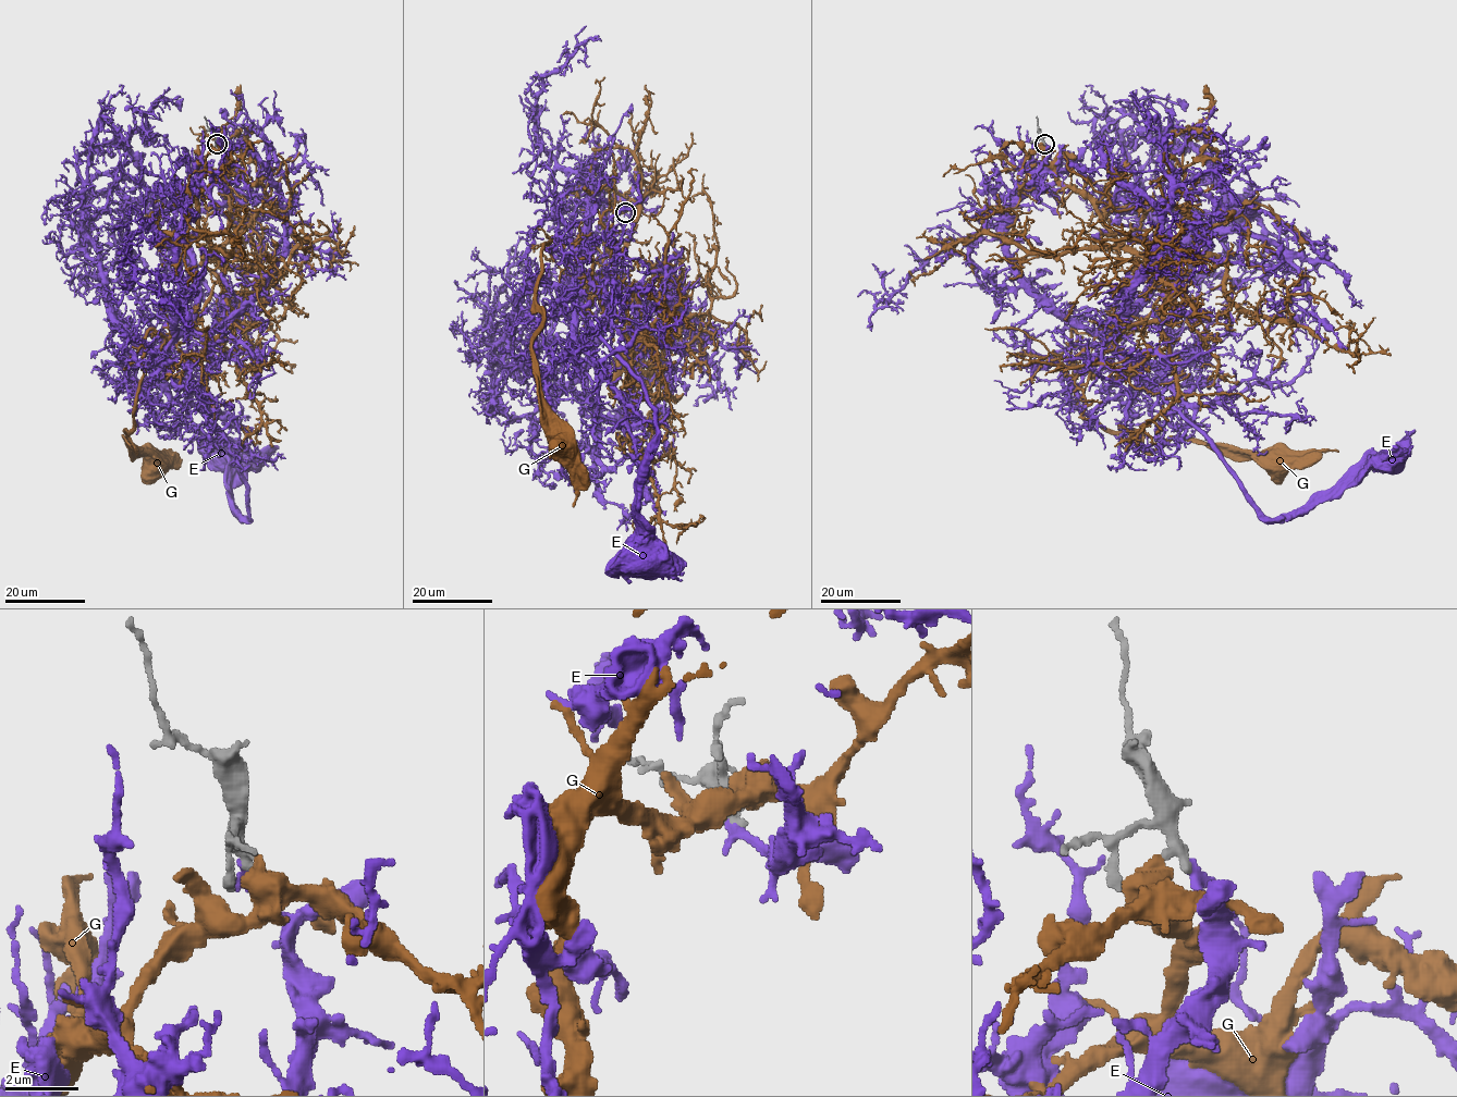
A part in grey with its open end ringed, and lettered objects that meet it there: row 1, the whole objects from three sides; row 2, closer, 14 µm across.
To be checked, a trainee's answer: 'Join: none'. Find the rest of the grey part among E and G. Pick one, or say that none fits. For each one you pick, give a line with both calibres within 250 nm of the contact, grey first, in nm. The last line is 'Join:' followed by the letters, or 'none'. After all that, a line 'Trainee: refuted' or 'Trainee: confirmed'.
E: 400/300 nm
Join: E
Trainee: refuted

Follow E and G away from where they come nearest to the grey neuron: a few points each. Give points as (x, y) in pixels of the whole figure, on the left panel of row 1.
E: (217, 143), (222, 170), (183, 211), (167, 369), (232, 444), (247, 518), (230, 461)
G: (218, 143), (196, 170), (196, 201), (220, 280), (183, 342), (149, 330), (134, 450), (124, 439), (154, 461)

